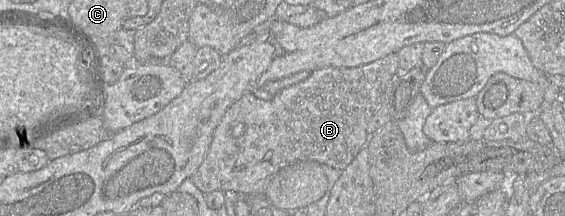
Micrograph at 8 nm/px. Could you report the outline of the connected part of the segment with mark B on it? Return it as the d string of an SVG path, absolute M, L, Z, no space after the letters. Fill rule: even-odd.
M391 53L357 67L325 67L314 70L305 80L282 89L270 100L258 99L252 91L246 92L227 109L215 128L209 150L190 177L191 181L204 194L221 190L264 195L270 179L296 162L315 161L344 170L368 144L371 136L367 132L368 123L383 101L388 81L399 72L398 54ZM234 122L241 122L246 126L245 132L239 137L231 134Z

